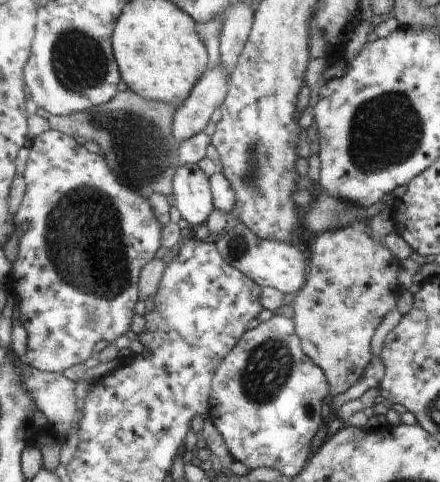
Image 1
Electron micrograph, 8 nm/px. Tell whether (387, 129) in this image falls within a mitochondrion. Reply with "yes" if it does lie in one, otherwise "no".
yes

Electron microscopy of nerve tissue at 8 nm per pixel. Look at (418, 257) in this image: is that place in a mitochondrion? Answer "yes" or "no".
no

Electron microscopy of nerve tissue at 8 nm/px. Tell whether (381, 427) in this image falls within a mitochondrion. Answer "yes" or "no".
no

